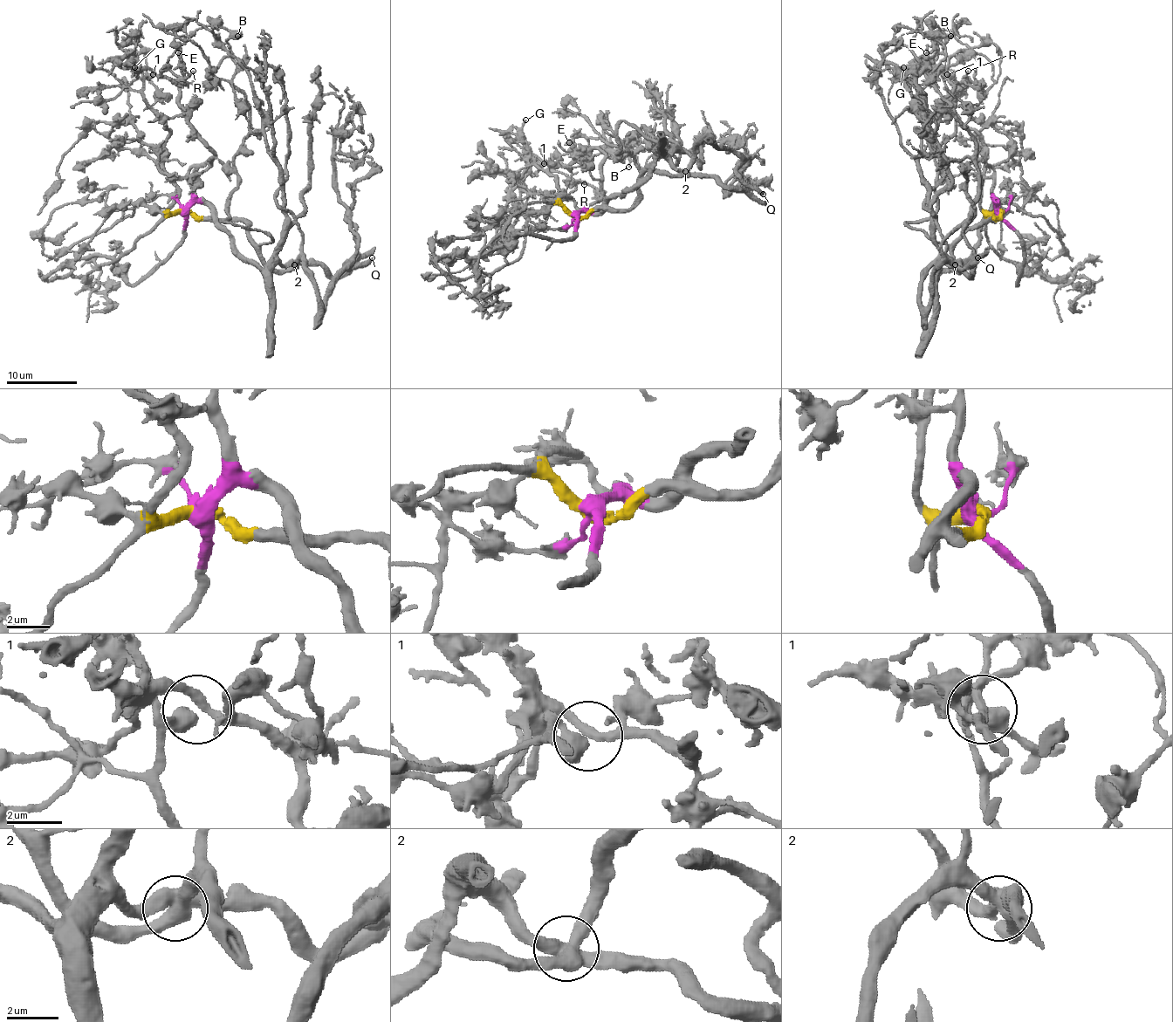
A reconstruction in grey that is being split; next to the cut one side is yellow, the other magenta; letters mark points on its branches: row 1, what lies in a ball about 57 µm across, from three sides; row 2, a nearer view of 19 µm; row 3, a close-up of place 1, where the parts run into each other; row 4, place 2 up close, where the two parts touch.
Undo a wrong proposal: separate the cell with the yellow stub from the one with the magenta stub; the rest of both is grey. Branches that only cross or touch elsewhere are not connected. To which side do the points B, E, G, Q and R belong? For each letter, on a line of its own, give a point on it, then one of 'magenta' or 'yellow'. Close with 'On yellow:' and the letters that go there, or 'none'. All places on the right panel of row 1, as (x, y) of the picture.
B: at (950, 36); yellow
E: at (926, 52); magenta
G: at (903, 67); magenta
Q: at (977, 257); yellow
R: at (968, 71); magenta
On yellow: B, Q

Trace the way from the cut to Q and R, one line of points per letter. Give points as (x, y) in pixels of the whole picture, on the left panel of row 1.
Q: (182, 211), (239, 218), (269, 265), (290, 270), (300, 258), (324, 305), (348, 262), (373, 257)
R: (182, 211), (191, 197), (189, 171), (209, 163), (214, 153), (179, 102), (181, 83), (193, 71)

